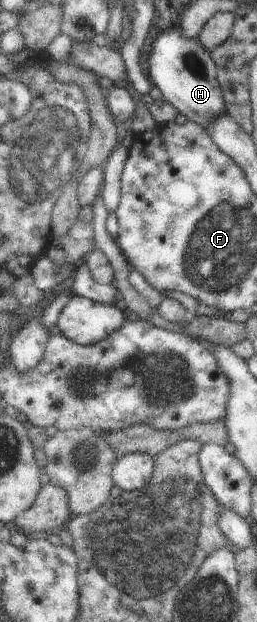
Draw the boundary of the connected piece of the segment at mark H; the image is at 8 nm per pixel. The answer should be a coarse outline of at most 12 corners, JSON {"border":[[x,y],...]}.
{"border":[[199,38],[156,39],[151,79],[182,120],[226,113],[217,64]]}

